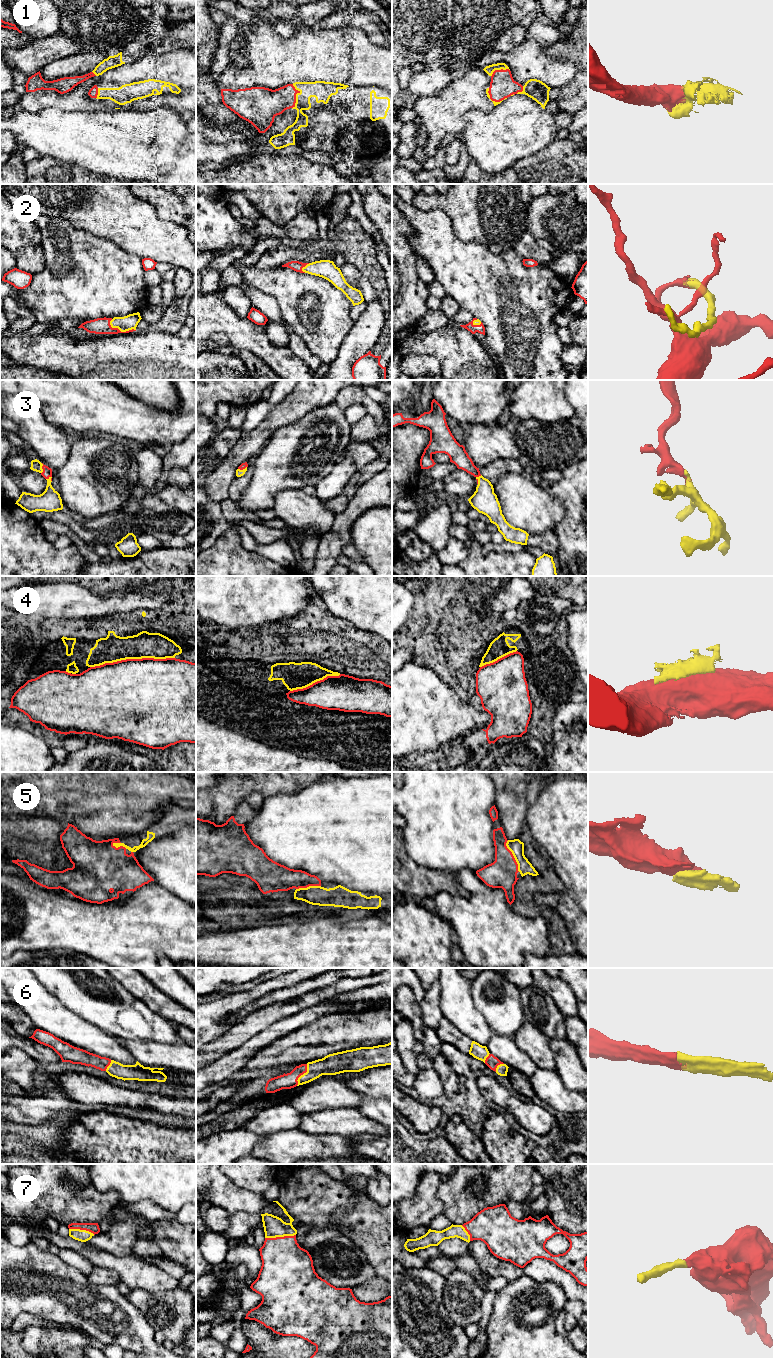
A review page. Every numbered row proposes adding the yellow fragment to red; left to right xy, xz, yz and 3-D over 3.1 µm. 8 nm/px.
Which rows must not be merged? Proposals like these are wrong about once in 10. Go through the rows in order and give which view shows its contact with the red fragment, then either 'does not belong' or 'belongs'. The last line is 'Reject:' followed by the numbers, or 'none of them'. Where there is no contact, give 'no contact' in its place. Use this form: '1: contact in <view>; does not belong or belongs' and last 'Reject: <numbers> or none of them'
1: contact in xz; belongs
2: contact in xy; belongs
3: contact in xy; belongs
4: contact in xy; belongs
5: contact in yz; belongs
6: contact in xz; belongs
7: contact in xz; belongs
Reject: none of them

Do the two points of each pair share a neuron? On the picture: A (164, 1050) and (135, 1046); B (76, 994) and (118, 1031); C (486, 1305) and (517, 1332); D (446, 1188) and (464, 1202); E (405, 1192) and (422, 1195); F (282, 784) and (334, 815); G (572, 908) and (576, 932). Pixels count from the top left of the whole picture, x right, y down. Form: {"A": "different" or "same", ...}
{"A": "same", "B": "same", "C": "different", "D": "same", "E": "different", "F": "different", "G": "same"}

